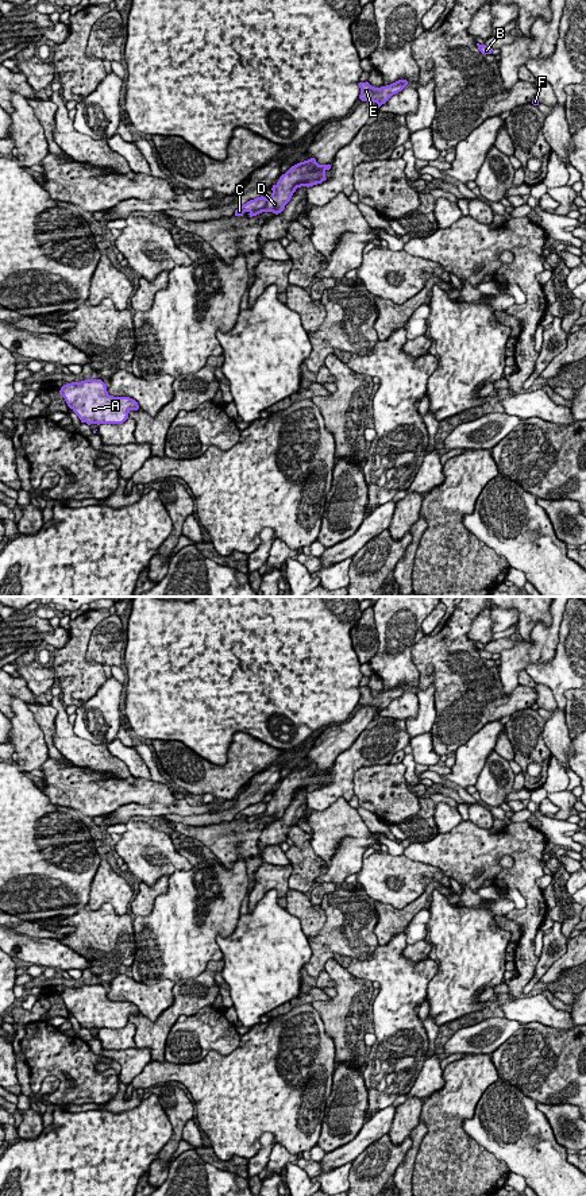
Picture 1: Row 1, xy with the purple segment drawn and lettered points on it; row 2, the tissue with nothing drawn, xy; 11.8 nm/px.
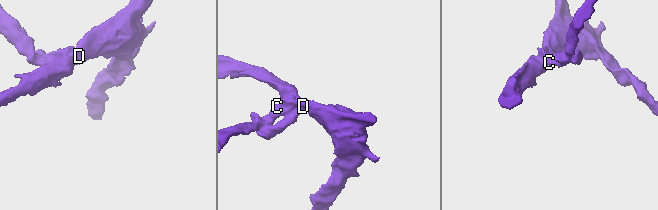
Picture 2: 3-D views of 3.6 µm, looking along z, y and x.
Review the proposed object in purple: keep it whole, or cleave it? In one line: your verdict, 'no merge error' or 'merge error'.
merge error

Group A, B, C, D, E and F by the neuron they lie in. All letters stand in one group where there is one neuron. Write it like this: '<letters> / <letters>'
A B D E F / C

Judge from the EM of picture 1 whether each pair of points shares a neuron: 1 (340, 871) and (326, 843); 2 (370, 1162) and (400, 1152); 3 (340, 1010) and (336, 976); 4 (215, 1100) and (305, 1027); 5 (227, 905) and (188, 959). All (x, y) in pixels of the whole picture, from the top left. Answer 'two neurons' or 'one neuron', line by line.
1: two neurons
2: one neuron
3: one neuron
4: one neuron
5: one neuron

